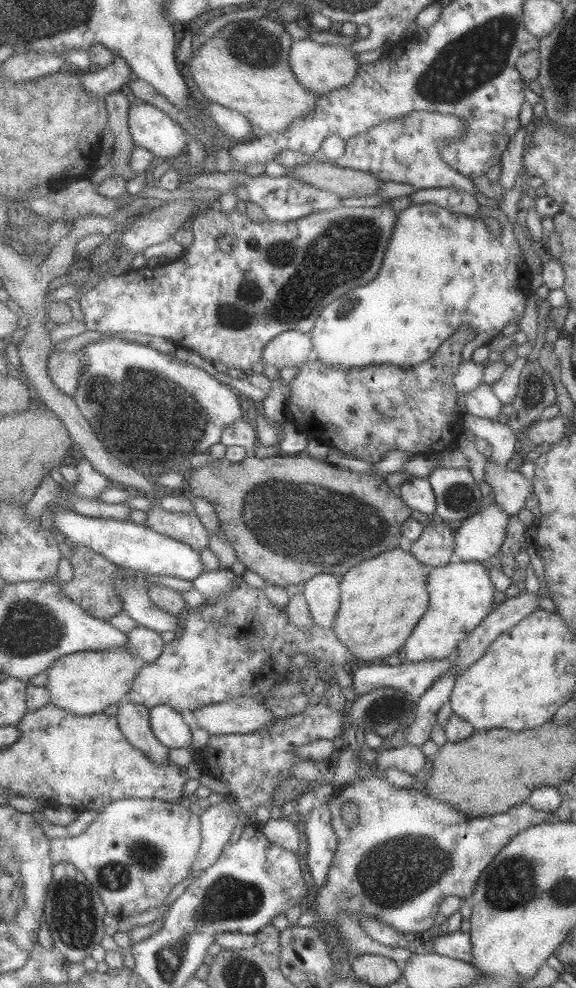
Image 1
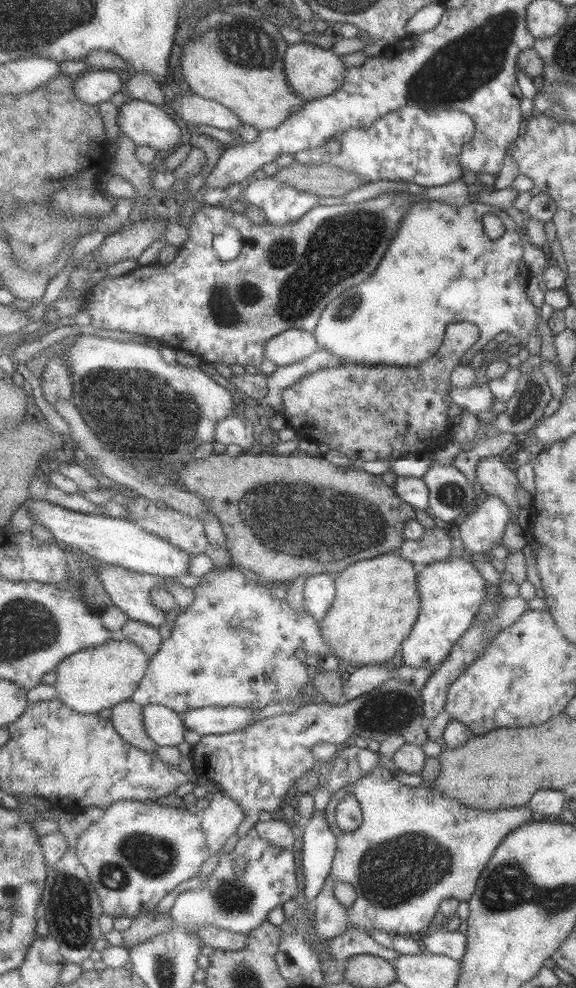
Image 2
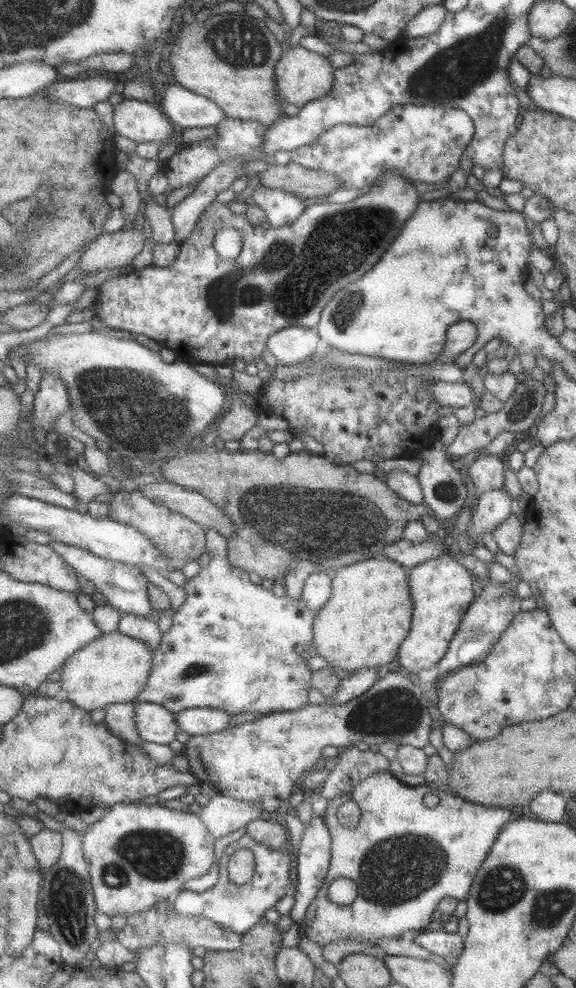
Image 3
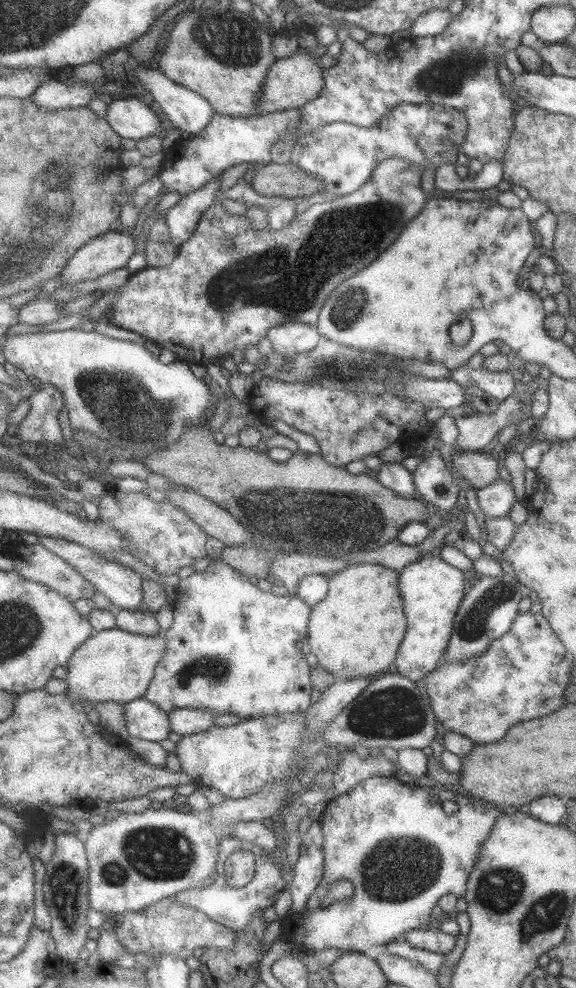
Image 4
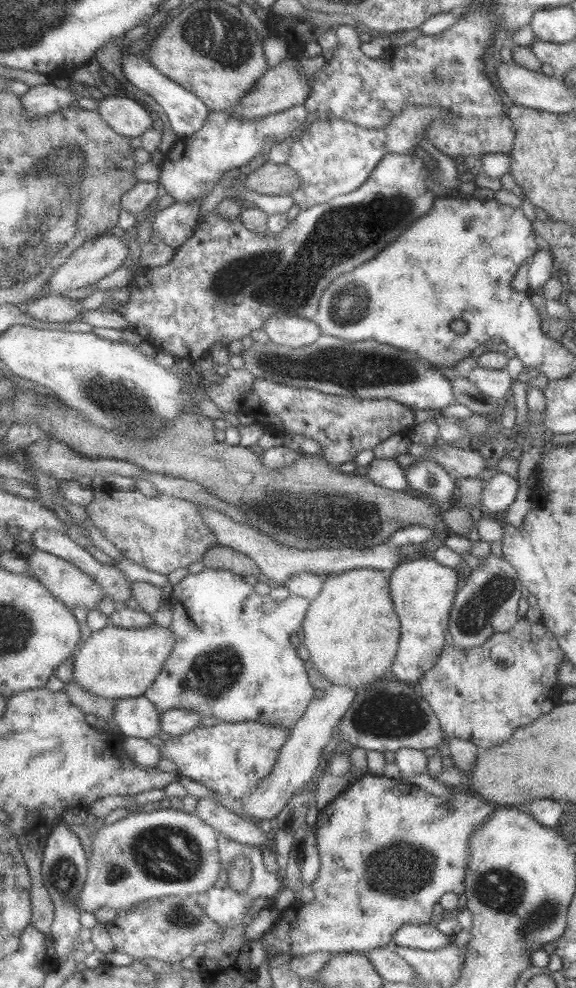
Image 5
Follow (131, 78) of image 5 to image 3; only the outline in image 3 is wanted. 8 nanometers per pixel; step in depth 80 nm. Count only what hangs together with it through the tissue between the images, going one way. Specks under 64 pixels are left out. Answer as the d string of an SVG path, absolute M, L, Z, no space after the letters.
M175 82L163 90L161 104L166 115L182 128L215 127L229 117L210 98Z

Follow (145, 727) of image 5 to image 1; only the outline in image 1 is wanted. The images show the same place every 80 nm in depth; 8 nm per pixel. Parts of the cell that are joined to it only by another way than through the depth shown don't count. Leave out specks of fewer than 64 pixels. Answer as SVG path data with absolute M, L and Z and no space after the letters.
M165 704L150 710L151 727L157 739L169 748L189 748L193 740L193 729L185 724L181 712Z

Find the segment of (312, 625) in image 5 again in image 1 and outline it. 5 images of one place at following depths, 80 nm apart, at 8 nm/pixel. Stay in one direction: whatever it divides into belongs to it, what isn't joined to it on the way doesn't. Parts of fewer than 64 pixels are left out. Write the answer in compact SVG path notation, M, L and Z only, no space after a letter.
M395 548L364 560L341 581L341 606L332 629L359 661L381 663L405 647L430 607L429 569L413 552Z

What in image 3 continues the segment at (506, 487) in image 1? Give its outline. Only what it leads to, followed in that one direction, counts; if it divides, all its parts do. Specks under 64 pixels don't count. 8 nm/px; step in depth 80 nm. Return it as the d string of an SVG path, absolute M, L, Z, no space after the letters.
M479 454L471 457L466 463L467 472L473 479L476 489L487 492L495 489L503 489L503 468L505 468L503 455Z

